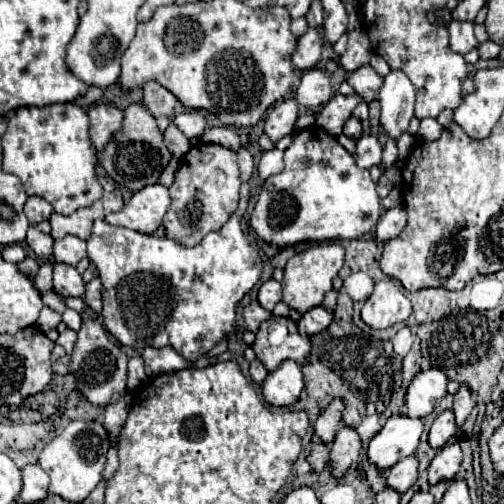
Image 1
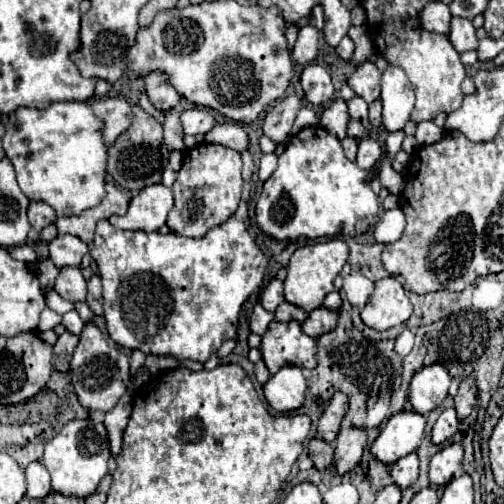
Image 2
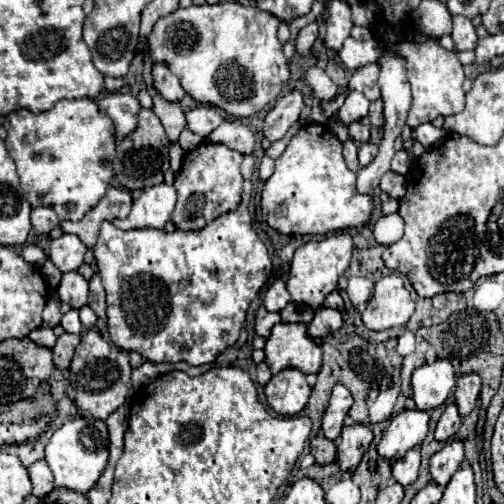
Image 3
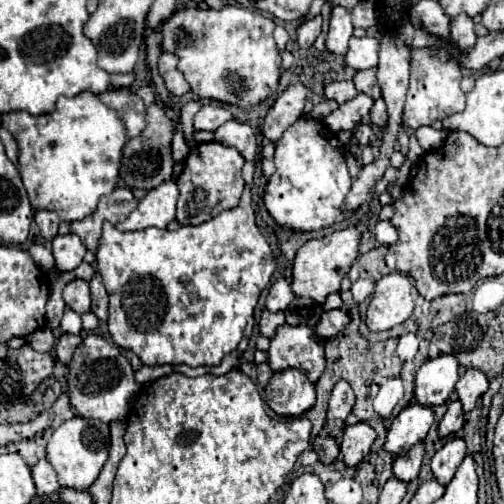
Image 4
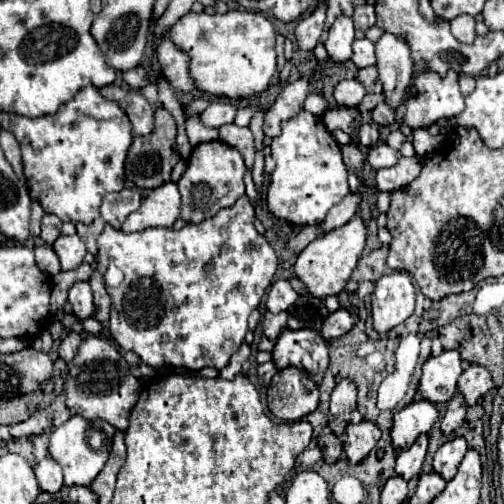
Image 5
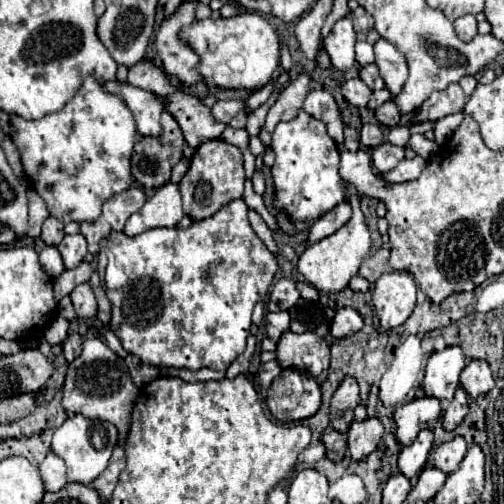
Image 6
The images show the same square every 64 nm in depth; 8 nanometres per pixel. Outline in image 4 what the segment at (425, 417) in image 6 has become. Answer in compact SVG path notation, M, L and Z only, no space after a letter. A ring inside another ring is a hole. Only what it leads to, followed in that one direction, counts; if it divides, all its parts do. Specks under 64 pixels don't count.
M420 404L406 406L390 424L384 450L392 456L402 456L410 446L422 442L434 422L432 408Z

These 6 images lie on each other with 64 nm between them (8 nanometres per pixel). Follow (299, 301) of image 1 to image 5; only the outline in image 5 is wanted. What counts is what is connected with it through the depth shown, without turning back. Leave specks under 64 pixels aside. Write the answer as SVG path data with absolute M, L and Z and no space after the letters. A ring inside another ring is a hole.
M354 216L348 224L316 238L314 242L310 242L298 254L296 264L294 264L294 272L296 272L298 280L304 284L308 296L324 298L324 296L330 296L330 294L340 294L344 290L346 280L350 278L352 270L358 264L358 258L362 256L364 242L366 242L366 228L364 228L360 216Z

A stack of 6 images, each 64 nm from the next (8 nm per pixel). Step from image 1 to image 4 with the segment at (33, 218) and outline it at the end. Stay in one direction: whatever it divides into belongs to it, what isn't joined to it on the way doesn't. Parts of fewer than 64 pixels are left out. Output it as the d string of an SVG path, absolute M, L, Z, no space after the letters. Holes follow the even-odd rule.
M36 210L34 212L34 222L36 222L36 226L40 228L40 234L46 240L52 240L58 234L60 218L56 216L56 212L52 212L52 210Z

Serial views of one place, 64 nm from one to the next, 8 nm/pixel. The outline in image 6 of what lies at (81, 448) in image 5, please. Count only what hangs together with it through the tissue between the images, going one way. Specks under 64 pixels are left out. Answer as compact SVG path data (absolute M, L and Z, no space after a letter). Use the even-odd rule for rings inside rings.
M74 414L54 432L52 452L66 462L68 482L90 484L108 466L108 460L112 456L116 442L118 442L118 432L114 424L102 422L102 420L88 420L80 414Z

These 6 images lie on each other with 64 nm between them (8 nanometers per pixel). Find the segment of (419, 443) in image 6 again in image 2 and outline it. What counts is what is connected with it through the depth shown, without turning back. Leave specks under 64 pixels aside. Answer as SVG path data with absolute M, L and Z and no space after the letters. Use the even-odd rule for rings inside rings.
M412 452L412 454L400 458L396 464L392 464L390 476L392 476L394 484L402 490L412 486L418 480L418 456L416 456L416 452Z

